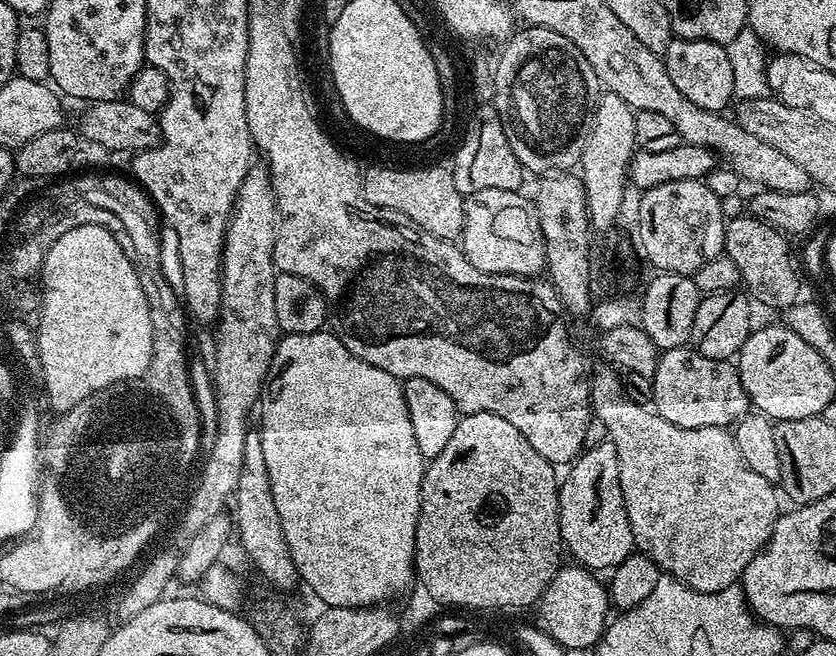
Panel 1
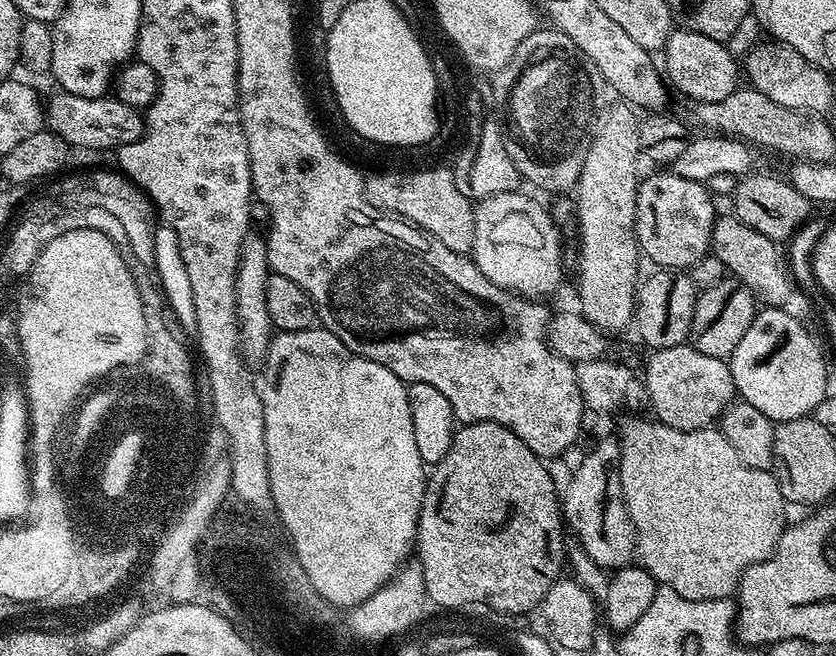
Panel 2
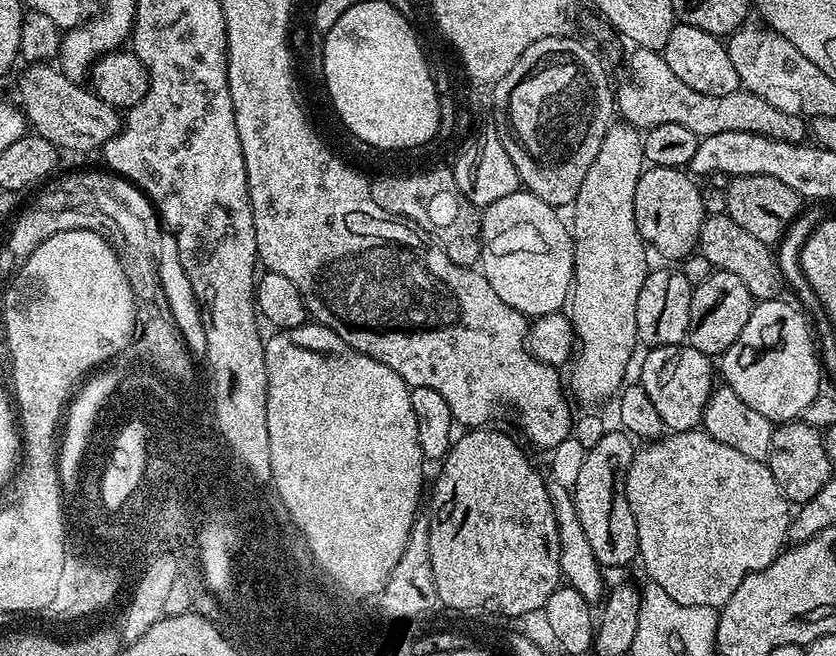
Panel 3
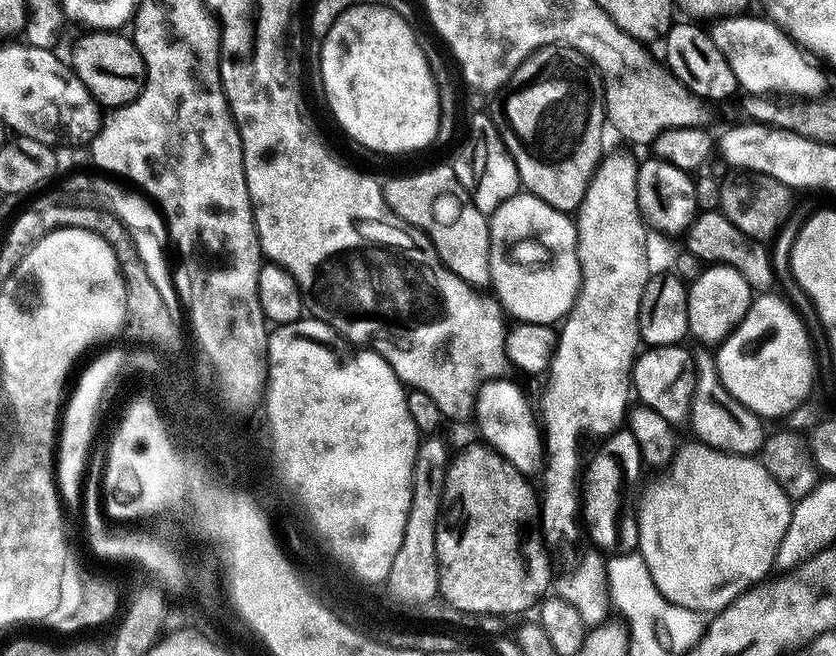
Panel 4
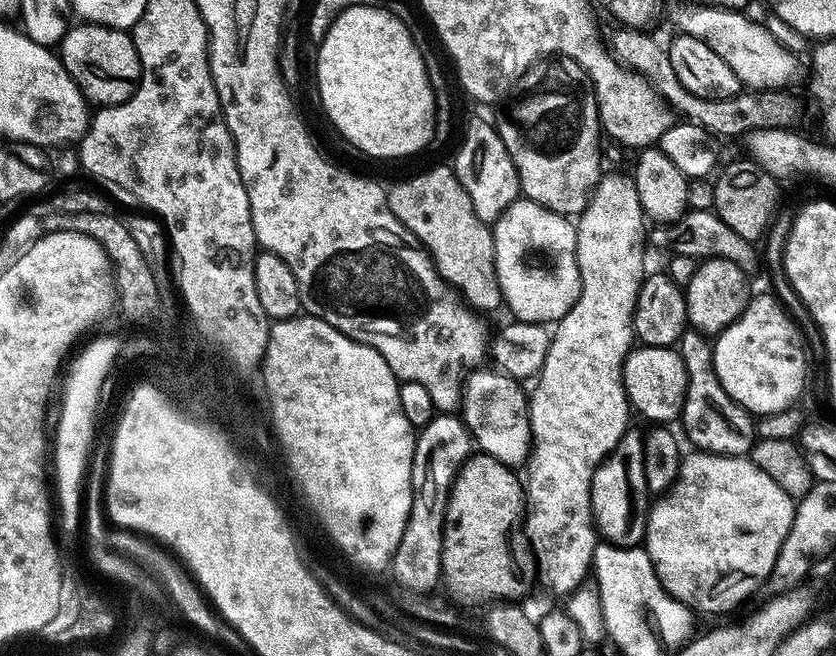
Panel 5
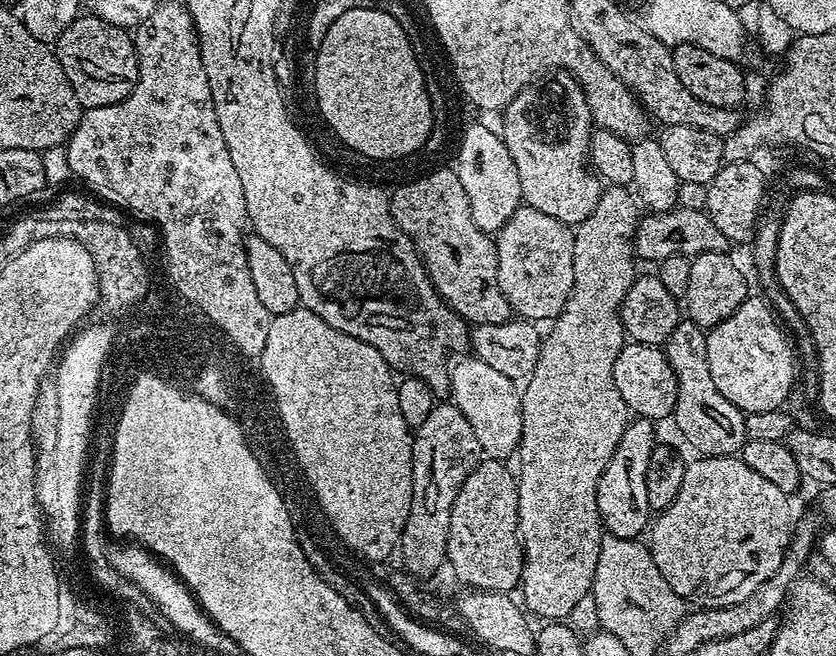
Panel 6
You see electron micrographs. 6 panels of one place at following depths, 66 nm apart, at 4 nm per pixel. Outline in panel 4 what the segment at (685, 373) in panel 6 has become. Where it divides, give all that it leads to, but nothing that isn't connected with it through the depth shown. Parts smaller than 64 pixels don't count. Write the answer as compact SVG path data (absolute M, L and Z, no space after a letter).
M700 350L696 352L696 390L692 396L692 410L690 413L690 425L697 441L701 444L709 444L717 448L719 452L733 452L736 456L752 456L759 453L764 447L766 429L765 421L751 412L730 390L726 390L724 383L720 381L720 375L716 369L716 357L711 351Z

